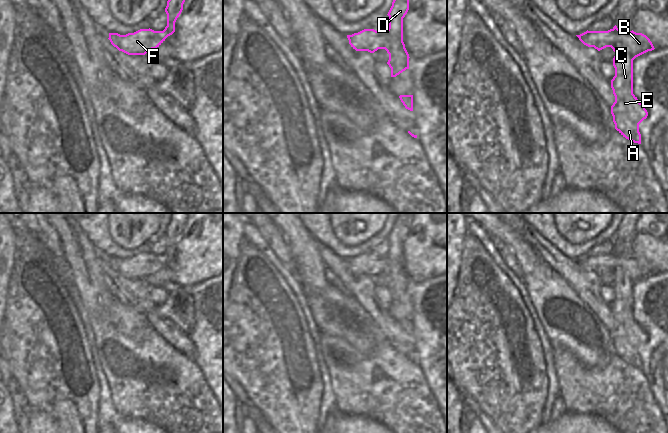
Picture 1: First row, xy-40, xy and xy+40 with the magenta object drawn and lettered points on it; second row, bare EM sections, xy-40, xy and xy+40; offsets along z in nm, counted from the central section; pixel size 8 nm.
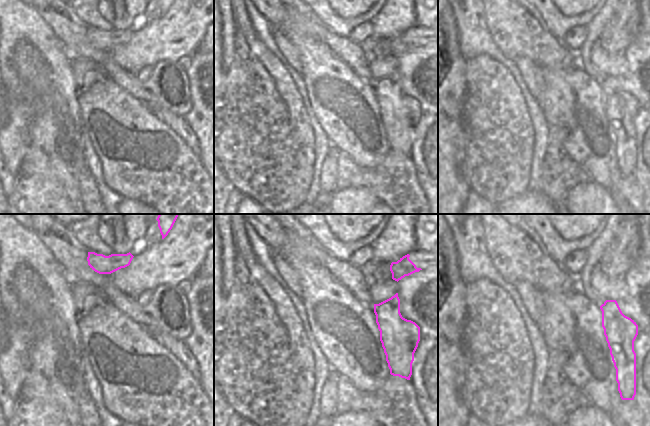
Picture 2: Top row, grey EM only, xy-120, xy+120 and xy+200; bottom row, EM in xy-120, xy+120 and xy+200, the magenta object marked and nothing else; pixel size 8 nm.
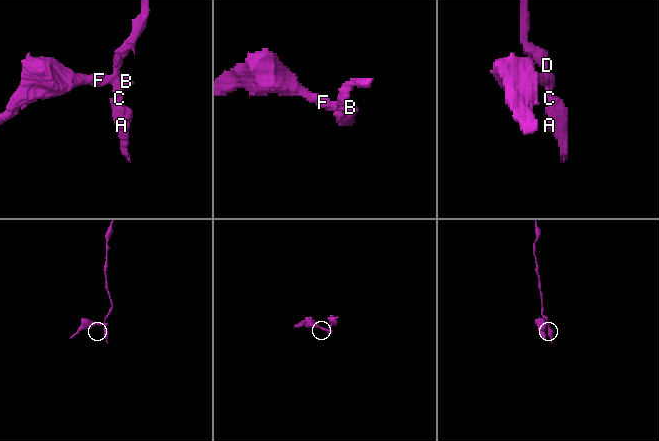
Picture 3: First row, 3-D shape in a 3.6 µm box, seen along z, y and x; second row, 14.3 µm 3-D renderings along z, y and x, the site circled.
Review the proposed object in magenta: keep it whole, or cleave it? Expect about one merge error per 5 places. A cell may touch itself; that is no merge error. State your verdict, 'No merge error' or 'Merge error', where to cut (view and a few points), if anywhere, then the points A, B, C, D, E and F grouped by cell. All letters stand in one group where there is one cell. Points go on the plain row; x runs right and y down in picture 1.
Merge error. Split along xy+40 (613, 253), (619, 264), (611, 271). Groups: A B C D E / F

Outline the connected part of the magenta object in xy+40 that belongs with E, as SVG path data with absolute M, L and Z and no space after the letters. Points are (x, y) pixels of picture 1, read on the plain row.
M616 249L613 254L620 265L611 271L615 276L615 300L611 304L615 326L611 330L611 338L615 353L626 363L641 368L639 348L647 342L648 336L633 318L633 284L655 272L642 257L620 255Z

